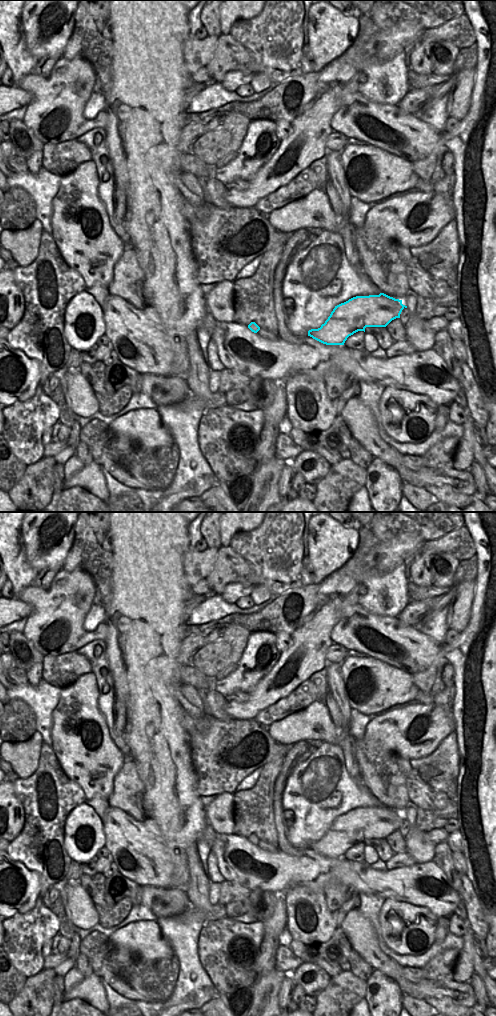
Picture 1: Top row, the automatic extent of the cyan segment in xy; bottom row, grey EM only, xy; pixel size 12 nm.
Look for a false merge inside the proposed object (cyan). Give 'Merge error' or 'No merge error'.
No merge error

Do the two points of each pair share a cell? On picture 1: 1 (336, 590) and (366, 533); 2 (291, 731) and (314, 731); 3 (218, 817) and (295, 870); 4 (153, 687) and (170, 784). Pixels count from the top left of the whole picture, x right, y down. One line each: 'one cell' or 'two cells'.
1: one cell
2: one cell
3: two cells
4: one cell

